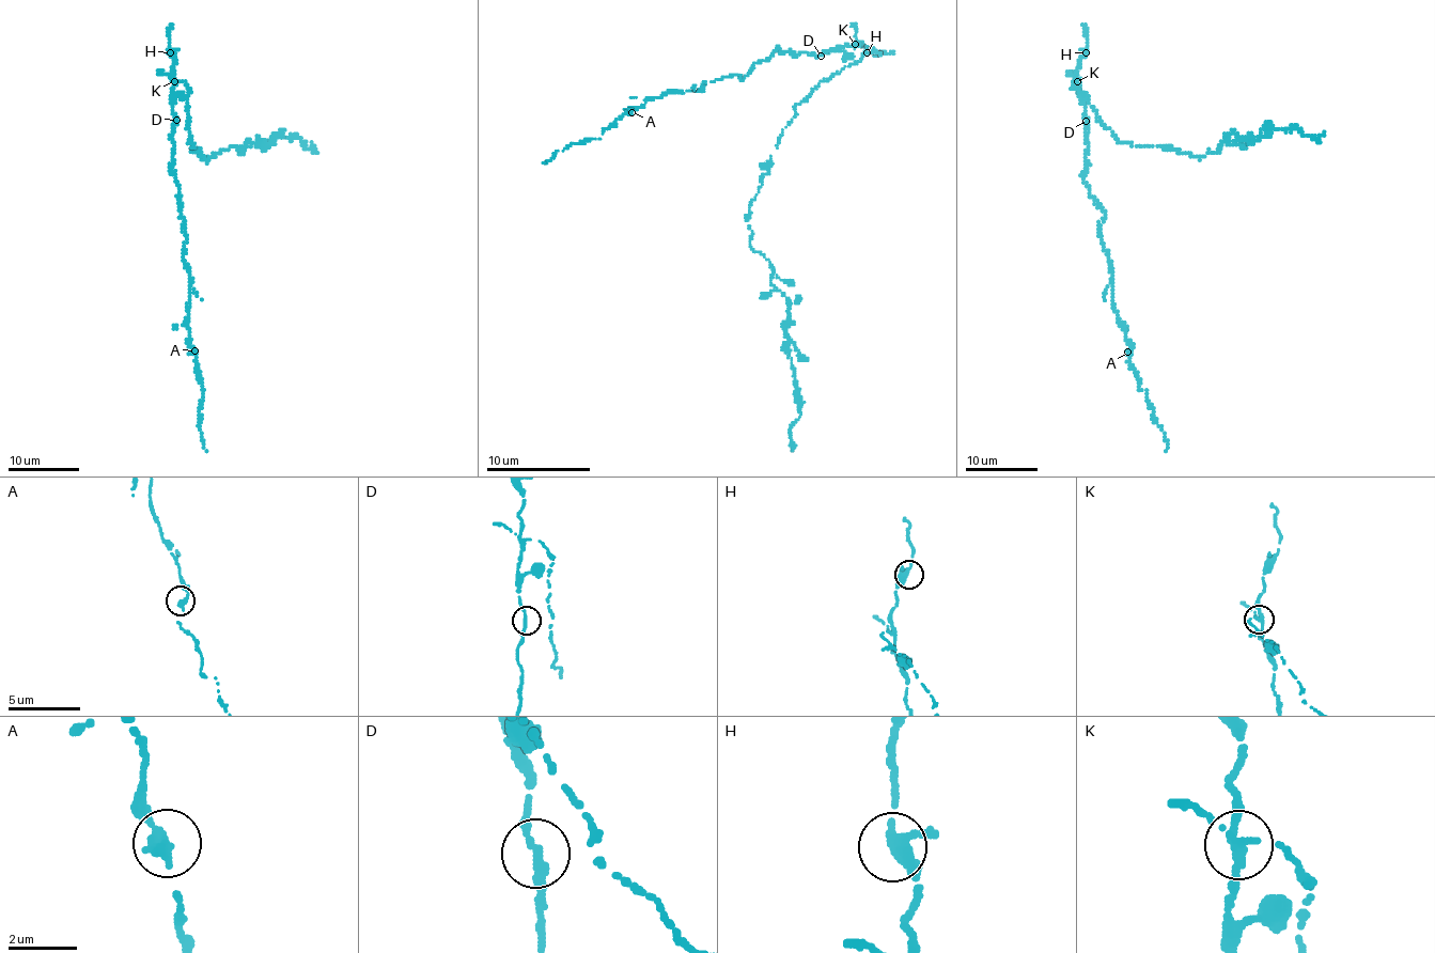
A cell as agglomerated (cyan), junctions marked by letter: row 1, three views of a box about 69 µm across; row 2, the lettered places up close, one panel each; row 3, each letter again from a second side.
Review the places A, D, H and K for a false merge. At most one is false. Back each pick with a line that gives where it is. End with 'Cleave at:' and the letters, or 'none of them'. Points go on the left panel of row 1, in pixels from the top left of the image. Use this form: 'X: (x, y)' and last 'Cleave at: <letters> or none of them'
K: (174, 81)
Cleave at: K

